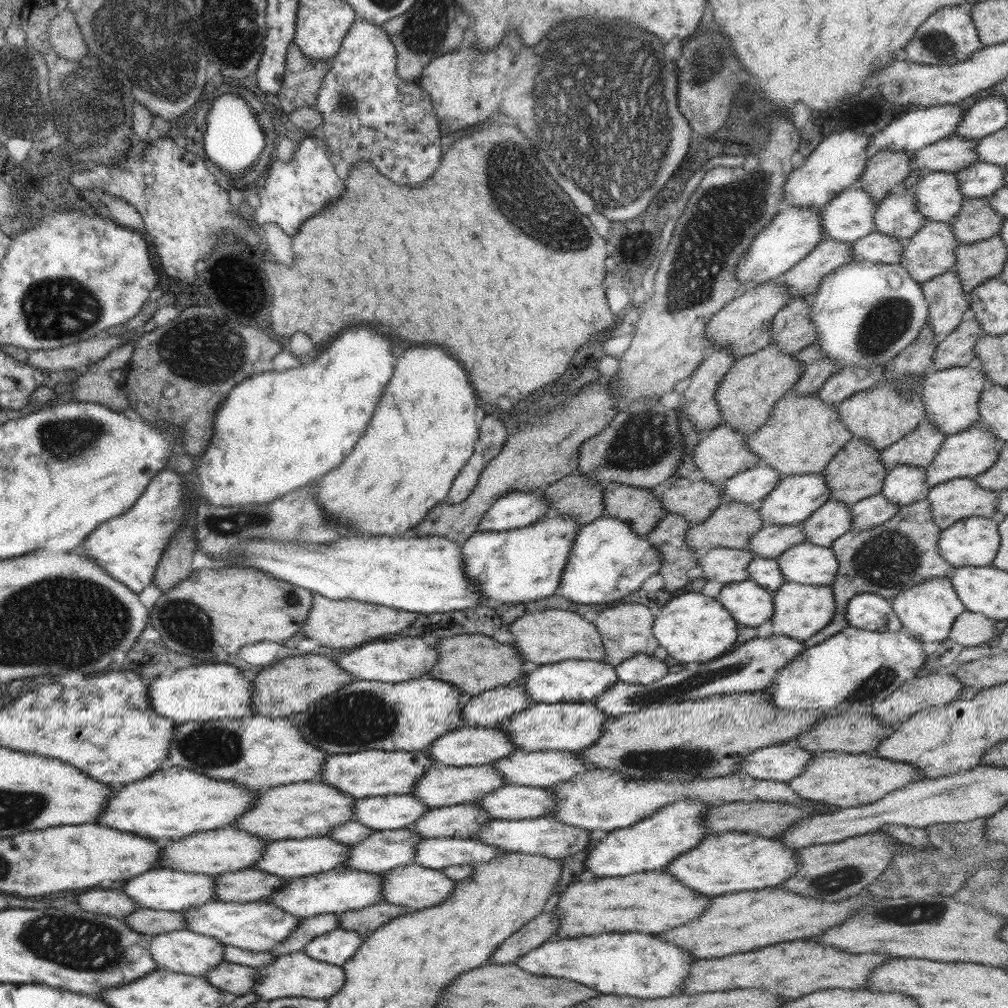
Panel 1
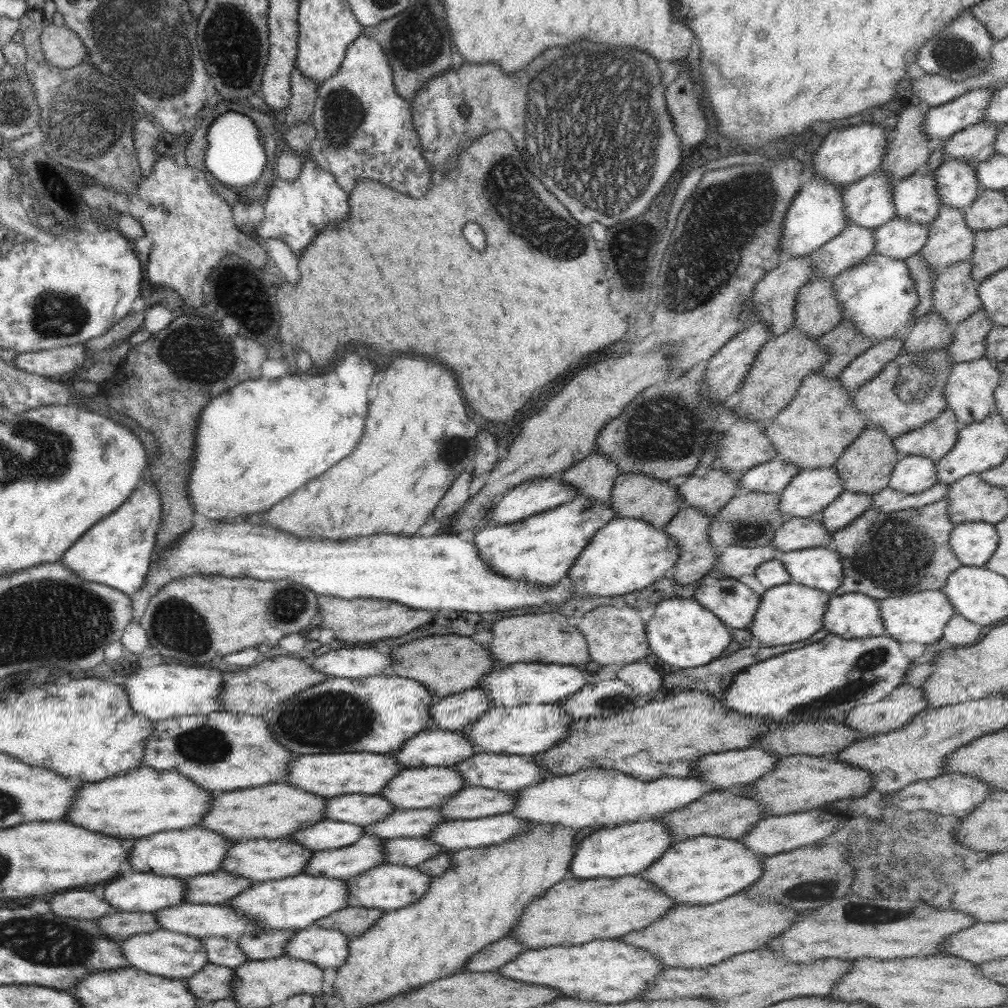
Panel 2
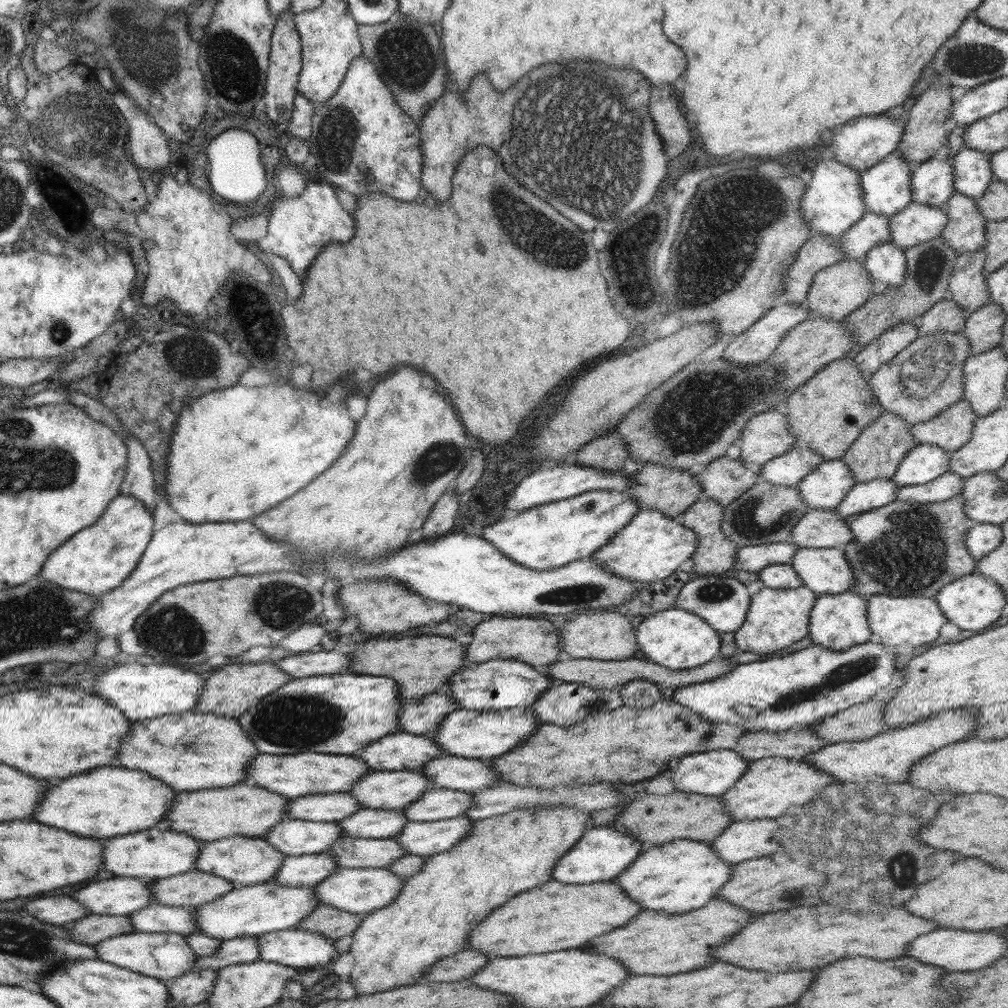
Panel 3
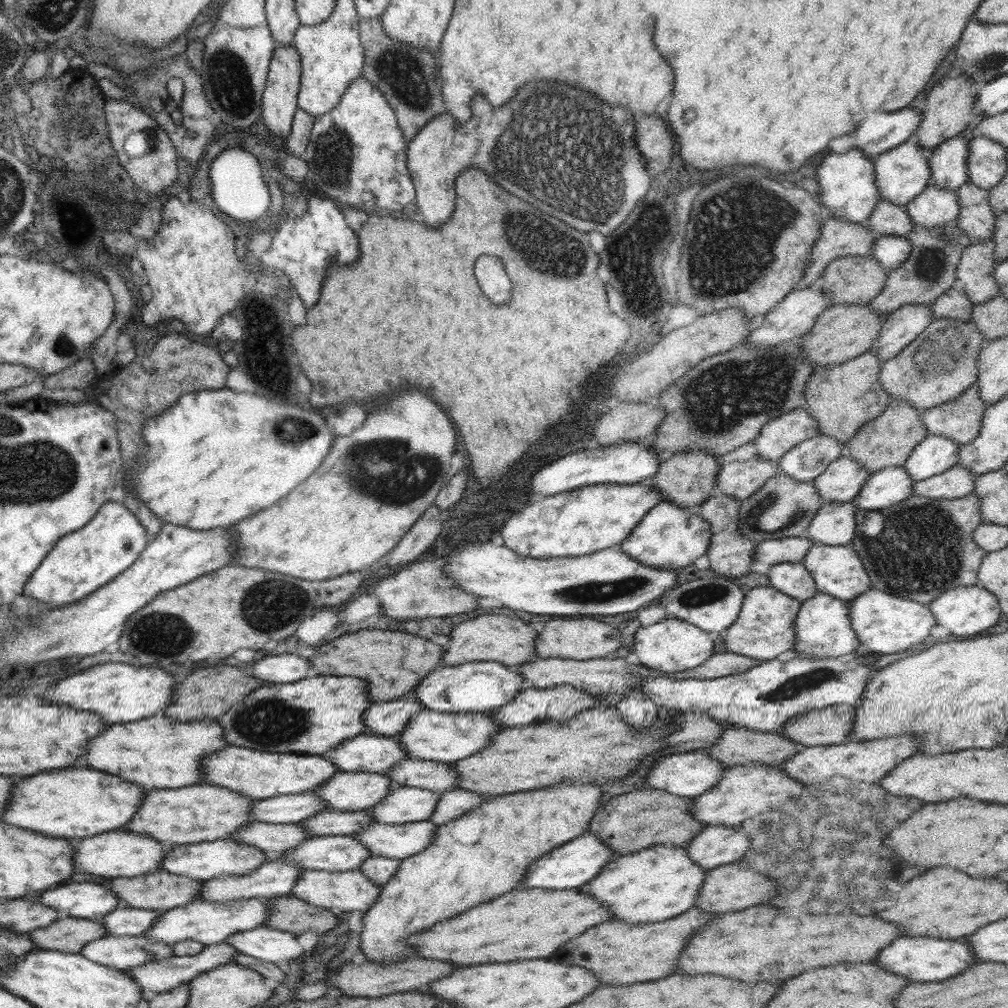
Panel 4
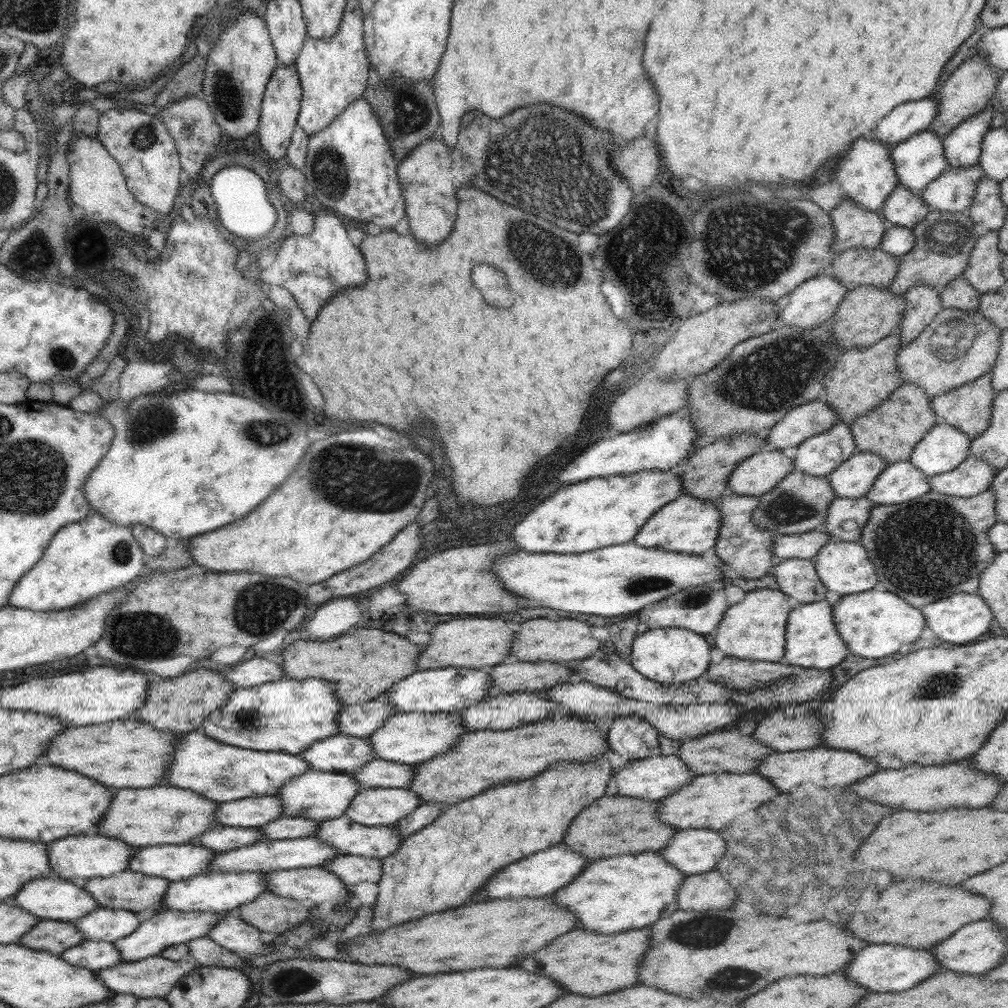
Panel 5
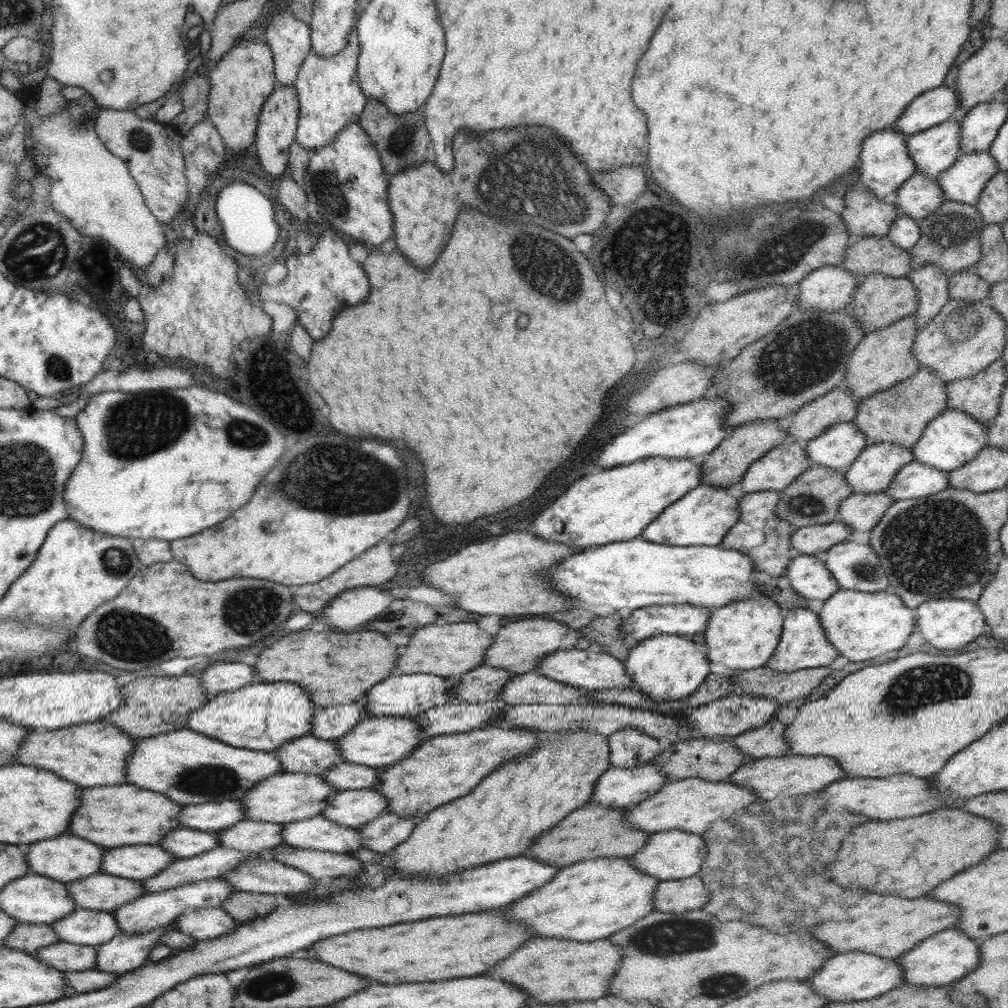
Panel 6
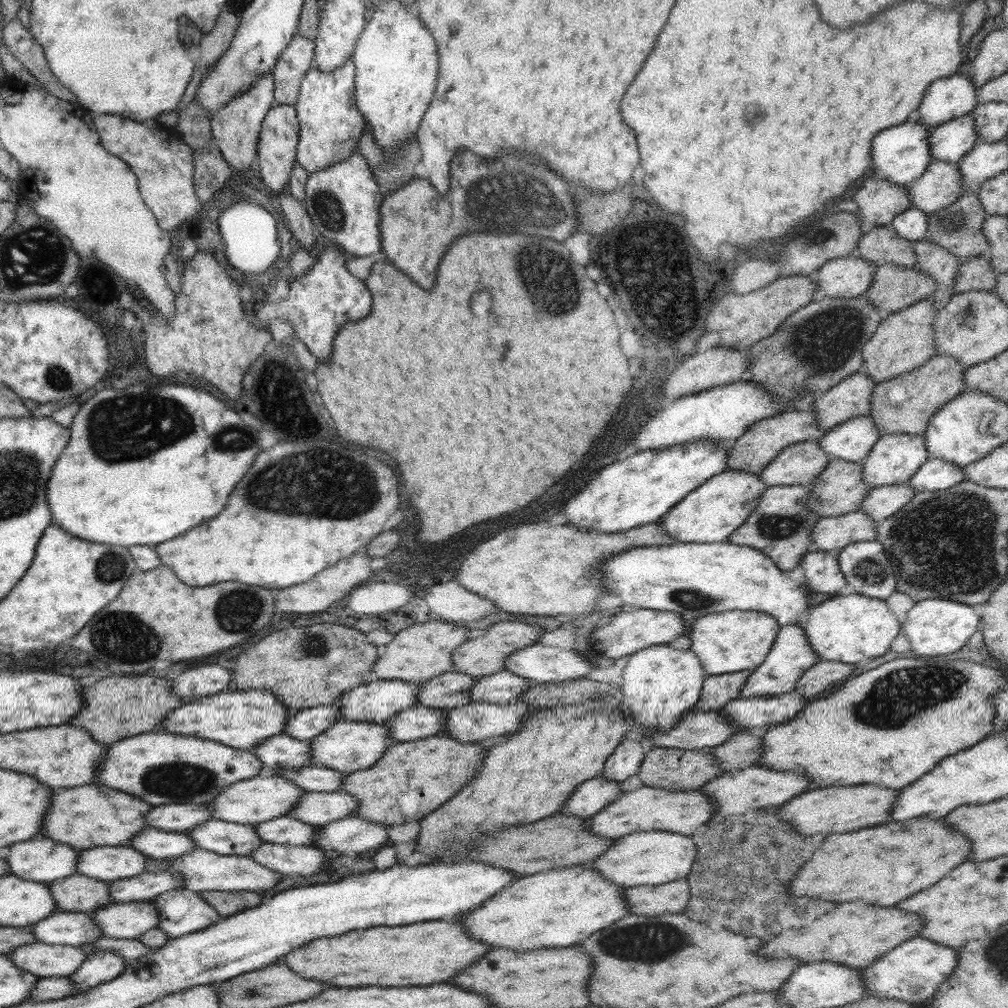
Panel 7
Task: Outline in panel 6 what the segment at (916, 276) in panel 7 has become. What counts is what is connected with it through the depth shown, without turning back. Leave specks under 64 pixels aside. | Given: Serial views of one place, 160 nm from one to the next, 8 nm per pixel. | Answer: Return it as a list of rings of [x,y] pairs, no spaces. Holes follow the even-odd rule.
[[[870,273],[861,277],[853,294],[853,301],[845,309],[866,333],[882,328],[904,318],[914,315],[919,305],[917,290],[906,276],[891,277],[882,273]]]

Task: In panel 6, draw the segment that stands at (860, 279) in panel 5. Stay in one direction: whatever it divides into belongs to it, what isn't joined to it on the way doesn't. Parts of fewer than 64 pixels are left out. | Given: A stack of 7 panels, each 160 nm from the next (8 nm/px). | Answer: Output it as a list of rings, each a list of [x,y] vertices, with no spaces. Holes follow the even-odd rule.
[[[888,236],[857,238],[847,247],[841,263],[860,279],[870,273],[904,277],[911,271],[911,254],[896,246]]]

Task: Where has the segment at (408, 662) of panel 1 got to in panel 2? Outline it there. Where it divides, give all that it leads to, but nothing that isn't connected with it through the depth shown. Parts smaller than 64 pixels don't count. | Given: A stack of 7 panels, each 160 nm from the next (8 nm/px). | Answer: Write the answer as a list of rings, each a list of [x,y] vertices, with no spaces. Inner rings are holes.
[[[372,647],[363,648],[340,648],[336,650],[331,650],[327,654],[312,660],[312,667],[318,672],[324,673],[324,675],[332,677],[342,677],[342,678],[364,678],[365,676],[378,676],[386,675],[386,670],[394,664],[394,659],[390,657],[390,654],[380,654],[376,649]]]

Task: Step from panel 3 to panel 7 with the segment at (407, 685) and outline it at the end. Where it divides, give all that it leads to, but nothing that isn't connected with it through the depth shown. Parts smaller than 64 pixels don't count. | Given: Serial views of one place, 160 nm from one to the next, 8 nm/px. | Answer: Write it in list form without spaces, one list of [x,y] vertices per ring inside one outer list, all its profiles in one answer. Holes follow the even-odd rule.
[[[312,624],[308,628],[284,628],[260,640],[258,644],[250,646],[248,650],[236,656],[234,675],[229,682],[227,690],[269,690],[289,710],[290,715],[295,715],[305,708],[319,707],[322,705],[338,704],[343,692],[355,686],[376,680],[374,664],[378,660],[378,646],[368,642],[366,635],[354,628],[346,628],[340,624]]]

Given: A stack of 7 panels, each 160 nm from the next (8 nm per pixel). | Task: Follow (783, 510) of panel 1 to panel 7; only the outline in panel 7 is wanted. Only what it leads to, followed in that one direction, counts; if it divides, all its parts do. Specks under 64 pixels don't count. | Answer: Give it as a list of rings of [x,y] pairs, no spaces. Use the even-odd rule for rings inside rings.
[[[908,433],[880,435],[868,456],[862,462],[864,482],[870,488],[886,485],[906,485],[929,457],[923,436]]]

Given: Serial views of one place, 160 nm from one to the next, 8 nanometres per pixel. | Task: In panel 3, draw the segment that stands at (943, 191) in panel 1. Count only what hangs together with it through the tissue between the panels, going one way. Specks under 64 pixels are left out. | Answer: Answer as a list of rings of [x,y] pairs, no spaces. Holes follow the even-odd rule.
[[[961,148],[951,165],[955,192],[968,198],[979,199],[994,180],[989,156],[972,148]]]

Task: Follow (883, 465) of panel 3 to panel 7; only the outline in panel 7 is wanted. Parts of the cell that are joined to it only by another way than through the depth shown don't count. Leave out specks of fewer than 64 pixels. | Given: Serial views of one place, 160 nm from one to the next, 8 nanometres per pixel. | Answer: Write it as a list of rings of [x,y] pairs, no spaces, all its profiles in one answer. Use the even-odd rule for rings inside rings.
[[[938,353],[926,364],[876,384],[871,394],[869,415],[873,418],[879,433],[908,433],[924,437],[931,416],[943,404],[964,391],[965,369],[957,362],[956,357]]]

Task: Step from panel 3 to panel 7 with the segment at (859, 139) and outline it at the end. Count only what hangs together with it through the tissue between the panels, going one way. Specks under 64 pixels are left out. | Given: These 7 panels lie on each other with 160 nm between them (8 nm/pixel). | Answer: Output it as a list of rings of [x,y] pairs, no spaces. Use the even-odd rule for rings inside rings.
[[[954,73],[932,82],[926,89],[918,108],[918,123],[934,128],[974,111],[977,104],[977,88],[969,73]]]

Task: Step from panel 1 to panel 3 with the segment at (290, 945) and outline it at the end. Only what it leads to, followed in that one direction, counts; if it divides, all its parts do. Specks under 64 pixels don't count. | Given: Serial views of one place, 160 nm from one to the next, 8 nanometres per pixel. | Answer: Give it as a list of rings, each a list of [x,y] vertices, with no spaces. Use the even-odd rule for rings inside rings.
[[[240,936],[232,940],[223,940],[218,950],[210,956],[201,956],[195,960],[193,970],[211,968],[218,970],[232,964],[251,963],[259,960],[260,949],[257,936]]]

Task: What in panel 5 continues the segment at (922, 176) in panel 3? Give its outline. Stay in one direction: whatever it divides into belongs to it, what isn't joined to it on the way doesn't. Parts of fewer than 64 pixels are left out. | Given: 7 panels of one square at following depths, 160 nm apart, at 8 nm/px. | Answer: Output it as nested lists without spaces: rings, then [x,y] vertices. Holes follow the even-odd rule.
[[[984,109],[960,122],[952,132],[942,138],[949,168],[968,168],[979,164],[982,139],[991,130],[994,114],[994,109]]]

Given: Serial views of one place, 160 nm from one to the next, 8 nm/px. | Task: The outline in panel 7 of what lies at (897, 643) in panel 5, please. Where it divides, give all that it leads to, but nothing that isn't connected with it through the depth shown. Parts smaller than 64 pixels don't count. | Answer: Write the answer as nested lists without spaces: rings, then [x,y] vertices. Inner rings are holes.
[[[859,593],[850,596],[834,596],[831,600],[826,600],[819,605],[809,608],[810,618],[802,626],[805,630],[806,638],[814,653],[818,655],[820,661],[838,661],[854,665],[862,660],[872,660],[881,657],[891,648],[892,640],[900,634],[902,624],[892,613],[886,602],[860,595]]]

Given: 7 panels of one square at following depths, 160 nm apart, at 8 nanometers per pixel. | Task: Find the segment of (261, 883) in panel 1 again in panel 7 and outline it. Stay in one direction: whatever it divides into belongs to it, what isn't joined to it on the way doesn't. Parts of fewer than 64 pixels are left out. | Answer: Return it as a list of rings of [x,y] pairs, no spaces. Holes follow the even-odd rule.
[[[76,874],[48,885],[58,910],[90,913],[112,903],[109,884]]]

